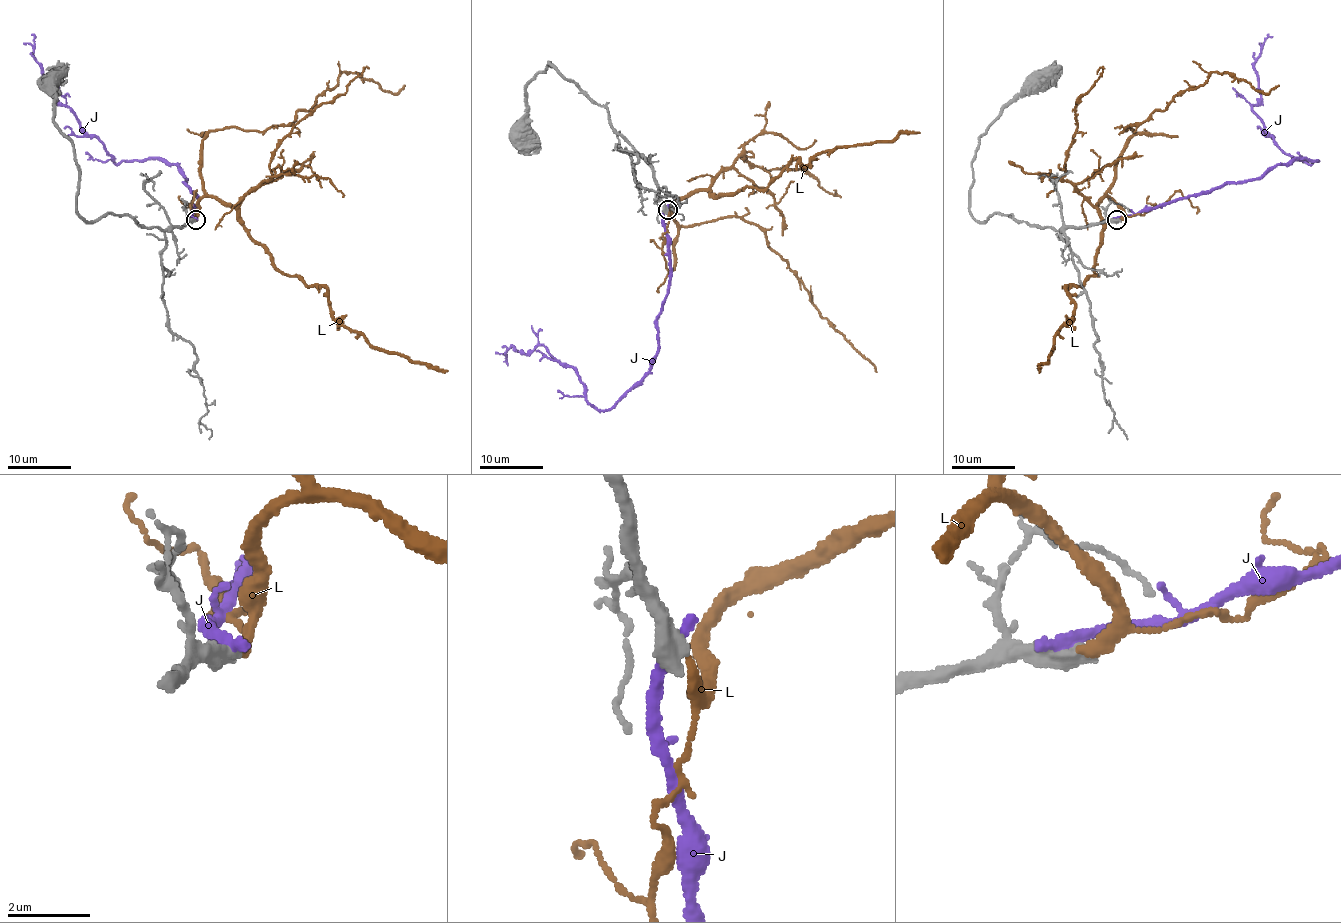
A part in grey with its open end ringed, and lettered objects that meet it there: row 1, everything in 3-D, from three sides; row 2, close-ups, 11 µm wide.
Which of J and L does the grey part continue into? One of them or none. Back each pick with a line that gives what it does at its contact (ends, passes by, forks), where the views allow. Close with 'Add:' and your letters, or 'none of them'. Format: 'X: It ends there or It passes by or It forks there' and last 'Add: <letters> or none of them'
L: It ends there
Add: L

